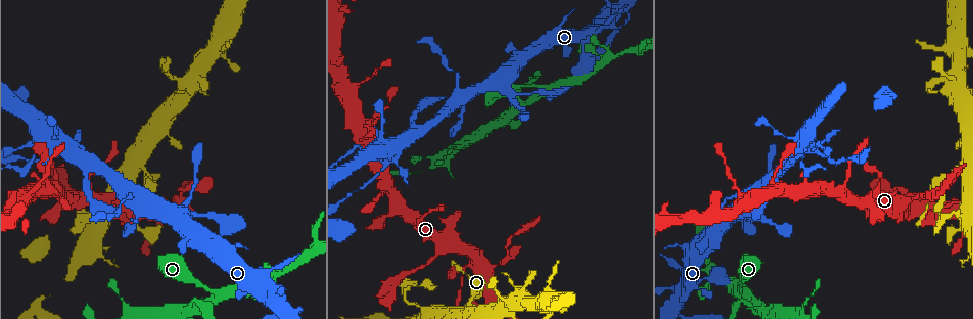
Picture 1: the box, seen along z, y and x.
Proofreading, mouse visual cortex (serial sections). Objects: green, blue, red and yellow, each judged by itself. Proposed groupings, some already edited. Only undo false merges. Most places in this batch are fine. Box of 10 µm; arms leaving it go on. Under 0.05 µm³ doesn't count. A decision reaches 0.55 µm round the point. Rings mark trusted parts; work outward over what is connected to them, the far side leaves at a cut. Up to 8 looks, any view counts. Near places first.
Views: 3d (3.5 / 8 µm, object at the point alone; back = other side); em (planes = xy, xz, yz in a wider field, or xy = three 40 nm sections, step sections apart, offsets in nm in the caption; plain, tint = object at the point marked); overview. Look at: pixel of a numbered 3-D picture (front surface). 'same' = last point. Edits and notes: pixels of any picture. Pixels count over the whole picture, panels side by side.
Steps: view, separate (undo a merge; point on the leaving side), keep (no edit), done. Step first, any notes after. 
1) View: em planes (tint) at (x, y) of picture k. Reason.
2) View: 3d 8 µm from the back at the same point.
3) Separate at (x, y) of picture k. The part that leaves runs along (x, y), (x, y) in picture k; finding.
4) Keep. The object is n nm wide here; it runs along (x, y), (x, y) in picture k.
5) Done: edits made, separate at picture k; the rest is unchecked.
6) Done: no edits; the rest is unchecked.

View: 3d 3.5 µm at (276, 273) of picture 1. A fork.

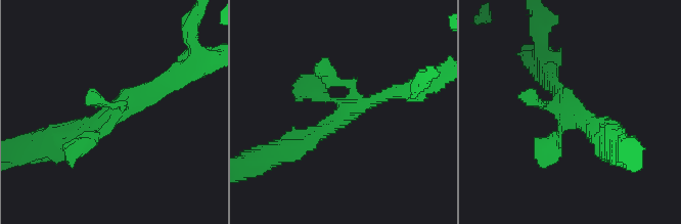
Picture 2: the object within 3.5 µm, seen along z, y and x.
View: em xy step 5 (tint) at (341, 115) of picture 2. Need the tissue.

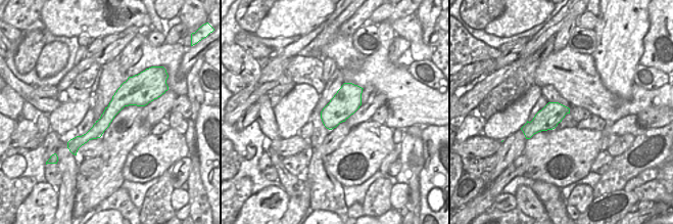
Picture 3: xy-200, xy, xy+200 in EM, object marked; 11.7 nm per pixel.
View: em xy step 1 (tint) at the same point.

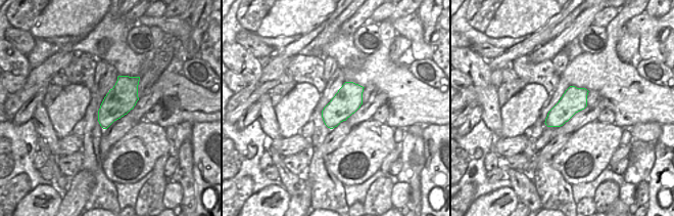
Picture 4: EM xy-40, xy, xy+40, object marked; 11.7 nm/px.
Keep. It runs along (58, 136), (75, 136), (166, 80) in picture 2; all the same cell.

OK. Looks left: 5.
View: 3d 3.5 µm at (518, 98) of picture 1. Abrupt turn.

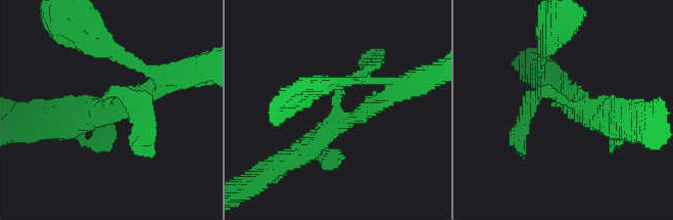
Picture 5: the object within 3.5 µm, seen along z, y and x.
View: em xy step 2 (tint) at (337, 101) of picture 5. 3 arms meet here; the arms are 150, 250, 300 nm wide.

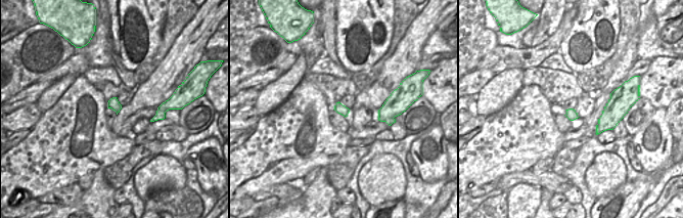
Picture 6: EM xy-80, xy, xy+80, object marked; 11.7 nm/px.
Keep. All the same cell.

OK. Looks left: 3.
View: 3d 3.5 µm at (959, 227) of picture 1. A narrow waist.

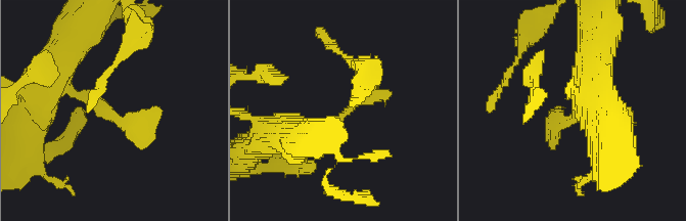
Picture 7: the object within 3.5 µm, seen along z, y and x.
View: em xy step 5 (tint) at (572, 118) of picture 7.

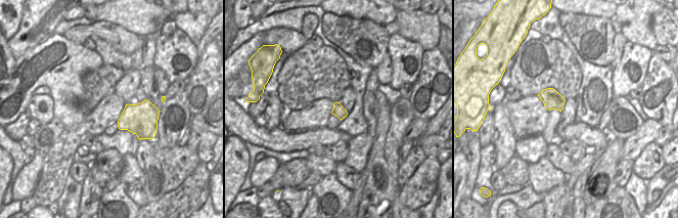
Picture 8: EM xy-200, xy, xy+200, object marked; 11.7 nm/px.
Keep. It runs along (289, 137), (315, 140), (365, 95), (386, 95) in picture 7; continuous, no second cell.

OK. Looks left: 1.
Done: no edits; the rest is unchecked.

